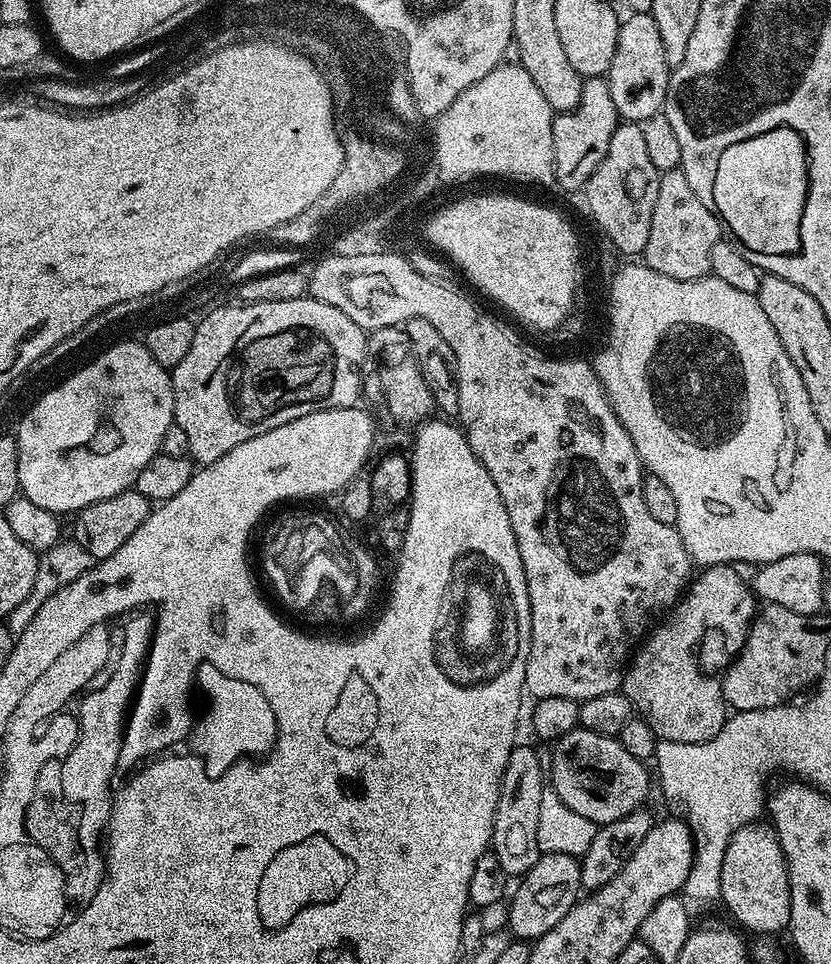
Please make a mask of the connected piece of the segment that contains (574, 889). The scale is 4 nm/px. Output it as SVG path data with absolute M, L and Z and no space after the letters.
M553 852L543 853L538 862L529 872L519 877L520 884L511 893L508 904L508 925L507 931L513 937L524 942L535 942L546 930L558 926L562 918L581 899L582 889L580 887L580 862L579 859L570 854L554 854Z

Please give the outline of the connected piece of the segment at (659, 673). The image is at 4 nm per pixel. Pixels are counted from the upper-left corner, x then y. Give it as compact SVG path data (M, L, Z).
M709 564L701 572L704 573L701 576L699 573L689 583L667 615L647 633L646 639L635 649L624 674L624 697L631 702L635 715L642 717L650 730L654 730L657 741L701 744L710 742L710 738L722 730L726 703L720 675L727 671L733 657L743 650L749 628L758 613L756 593L749 581L736 573L739 571L733 565Z

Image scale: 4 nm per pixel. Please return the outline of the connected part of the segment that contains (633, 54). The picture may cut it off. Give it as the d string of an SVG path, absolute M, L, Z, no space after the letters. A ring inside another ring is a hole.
M632 12L628 17L625 15L618 30L618 46L614 50L614 62L610 62L610 70L606 77L610 86L610 98L614 98L614 110L618 110L621 121L643 122L646 118L661 112L668 89L669 75L666 54L662 50L662 37L658 34L658 26L654 23L652 15L647 12Z

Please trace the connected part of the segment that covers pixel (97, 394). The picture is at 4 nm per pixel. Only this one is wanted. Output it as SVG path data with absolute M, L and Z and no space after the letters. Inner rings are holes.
M121 339L119 342L109 343L110 346L101 356L96 356L85 368L77 370L73 376L68 376L64 381L53 383L56 392L45 391L38 399L37 405L27 409L25 415L20 420L20 425L16 424L14 435L18 446L18 482L21 493L30 502L42 506L42 510L50 510L57 514L75 514L81 512L86 506L94 502L102 502L102 498L114 498L114 494L122 494L129 491L135 485L138 474L142 474L146 462L150 462L155 456L161 455L160 447L162 438L166 438L166 430L174 423L174 390L172 389L172 377L169 369L164 368L154 360L154 354L145 344L134 339Z

